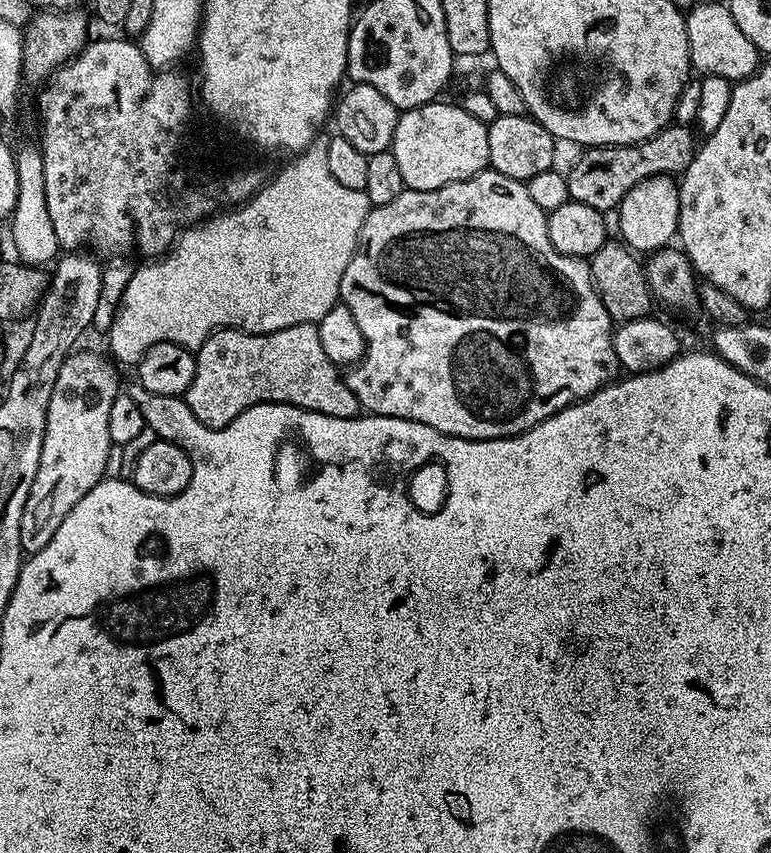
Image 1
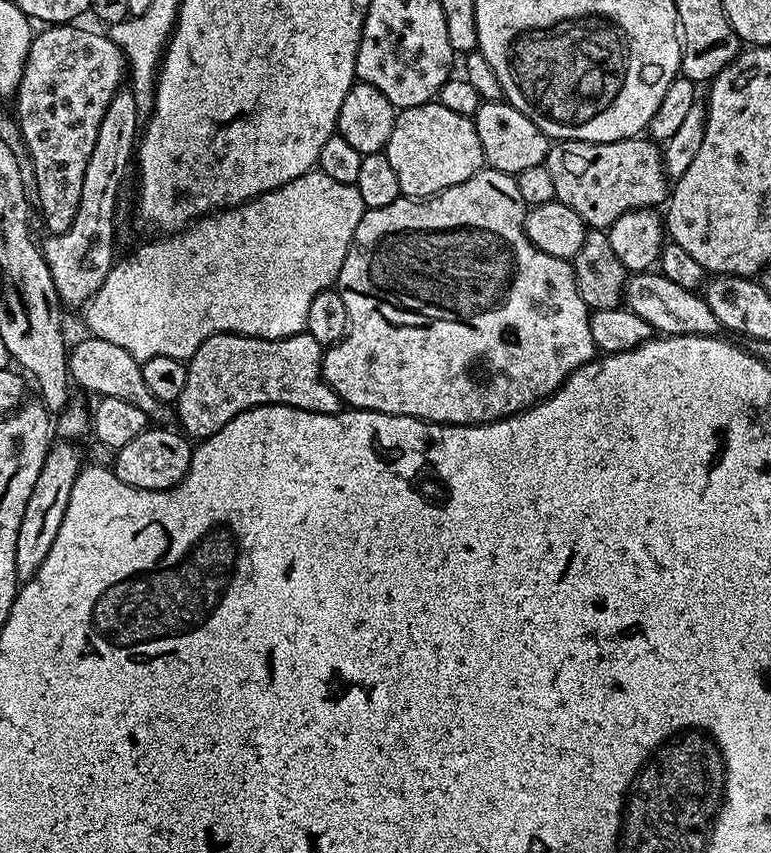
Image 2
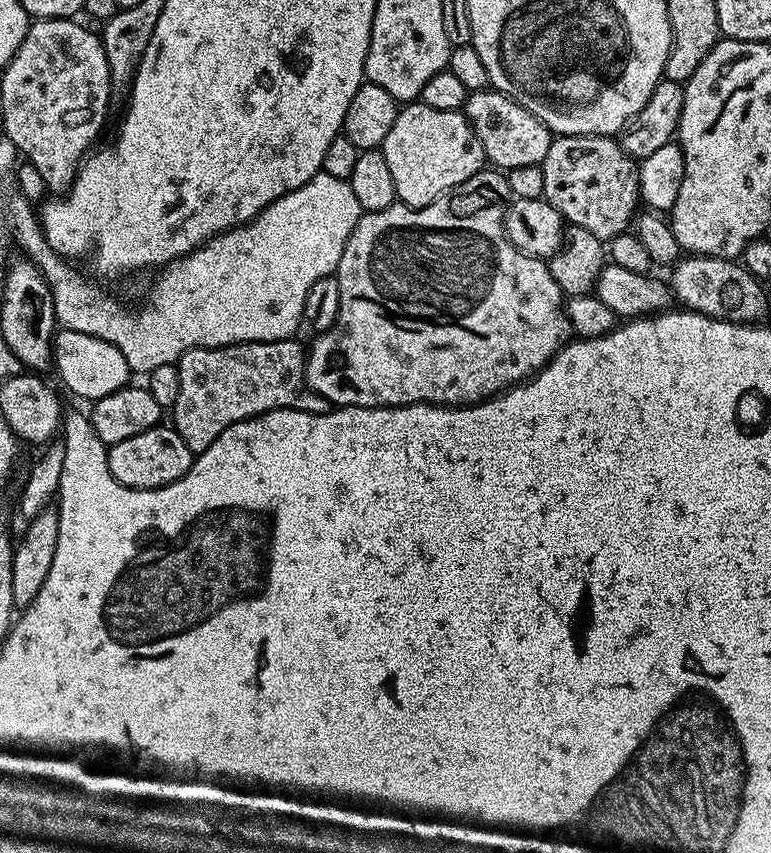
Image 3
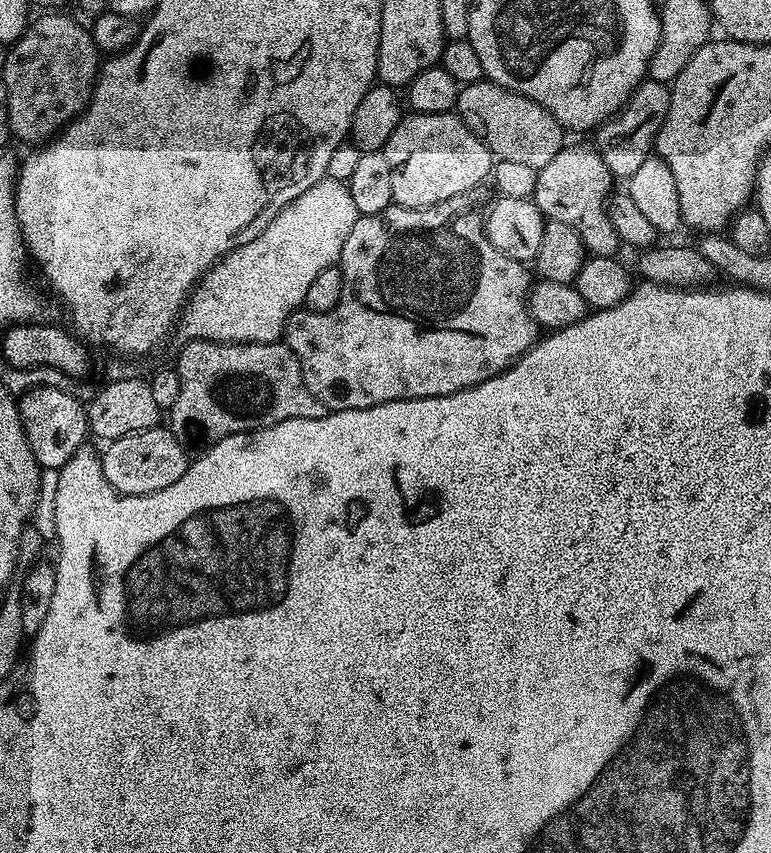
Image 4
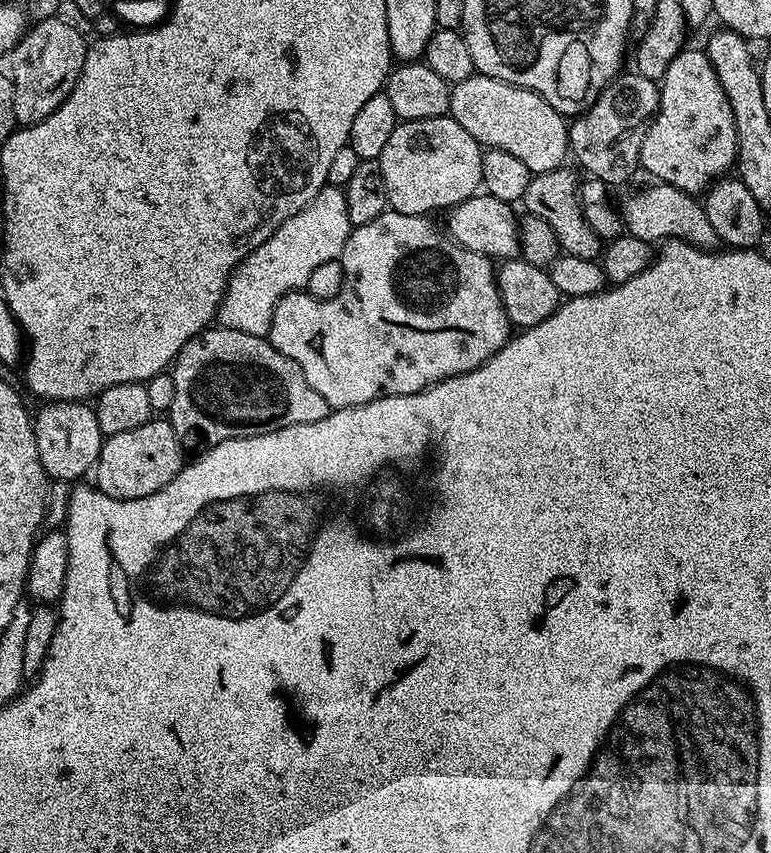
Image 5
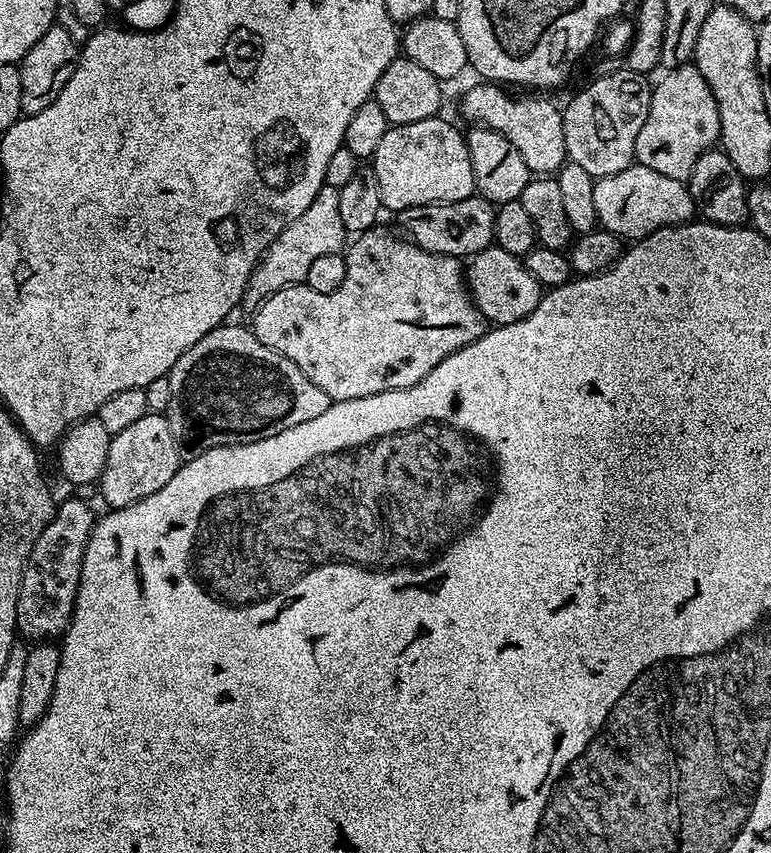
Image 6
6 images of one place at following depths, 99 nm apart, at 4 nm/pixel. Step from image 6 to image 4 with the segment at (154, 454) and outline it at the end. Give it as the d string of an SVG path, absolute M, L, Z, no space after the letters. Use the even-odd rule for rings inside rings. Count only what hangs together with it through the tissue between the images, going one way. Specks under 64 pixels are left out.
M157 426L150 430L142 430L130 434L126 438L118 438L107 445L104 457L98 460L98 467L104 471L106 482L121 496L145 496L151 492L162 490L178 478L190 466L185 445L172 433L171 427Z

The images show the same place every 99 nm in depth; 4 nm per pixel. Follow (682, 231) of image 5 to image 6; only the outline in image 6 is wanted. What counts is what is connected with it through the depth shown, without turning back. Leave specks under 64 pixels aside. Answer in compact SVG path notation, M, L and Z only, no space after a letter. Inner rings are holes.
M635 162L600 176L592 187L592 202L597 225L624 242L645 240L663 228L687 224L698 212L685 181L666 178L666 174L658 174L658 170Z

